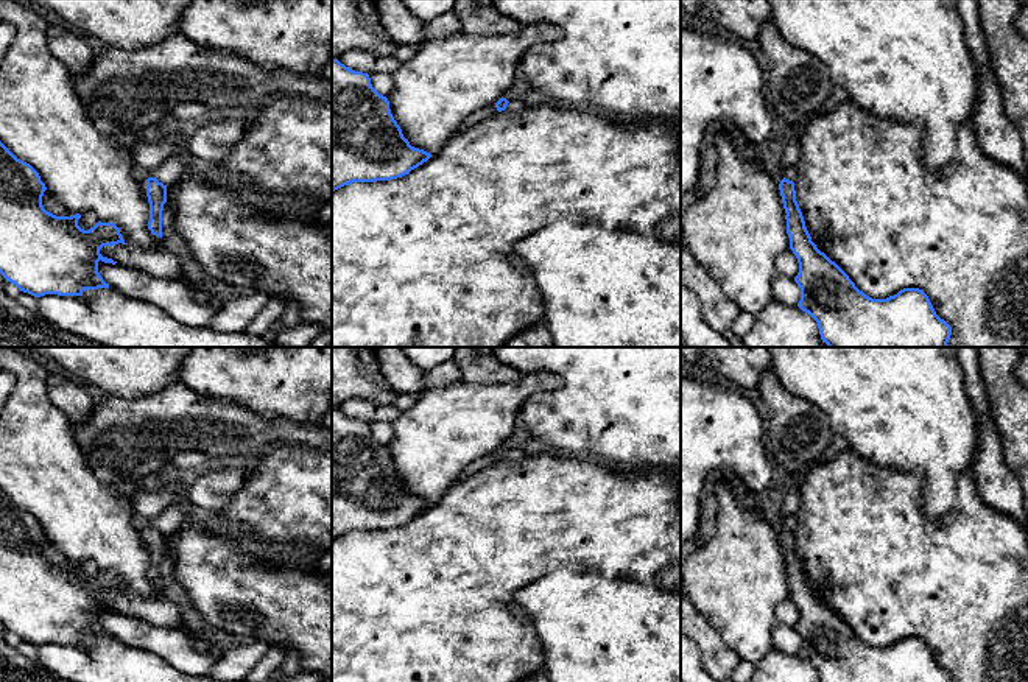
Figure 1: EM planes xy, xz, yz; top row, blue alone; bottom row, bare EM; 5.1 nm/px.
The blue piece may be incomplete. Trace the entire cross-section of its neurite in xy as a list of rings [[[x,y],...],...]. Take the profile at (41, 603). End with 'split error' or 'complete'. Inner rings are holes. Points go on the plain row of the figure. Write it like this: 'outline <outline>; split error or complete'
outline [[[0,490],[0,623],[20,640],[34,646],[45,643],[83,645],[84,638],[109,637],[98,621],[98,610],[112,612],[103,606],[103,595],[126,593],[114,571],[98,570],[89,579],[78,575],[79,562],[56,565],[42,554],[47,539],[39,522],[17,508]]]; complete

